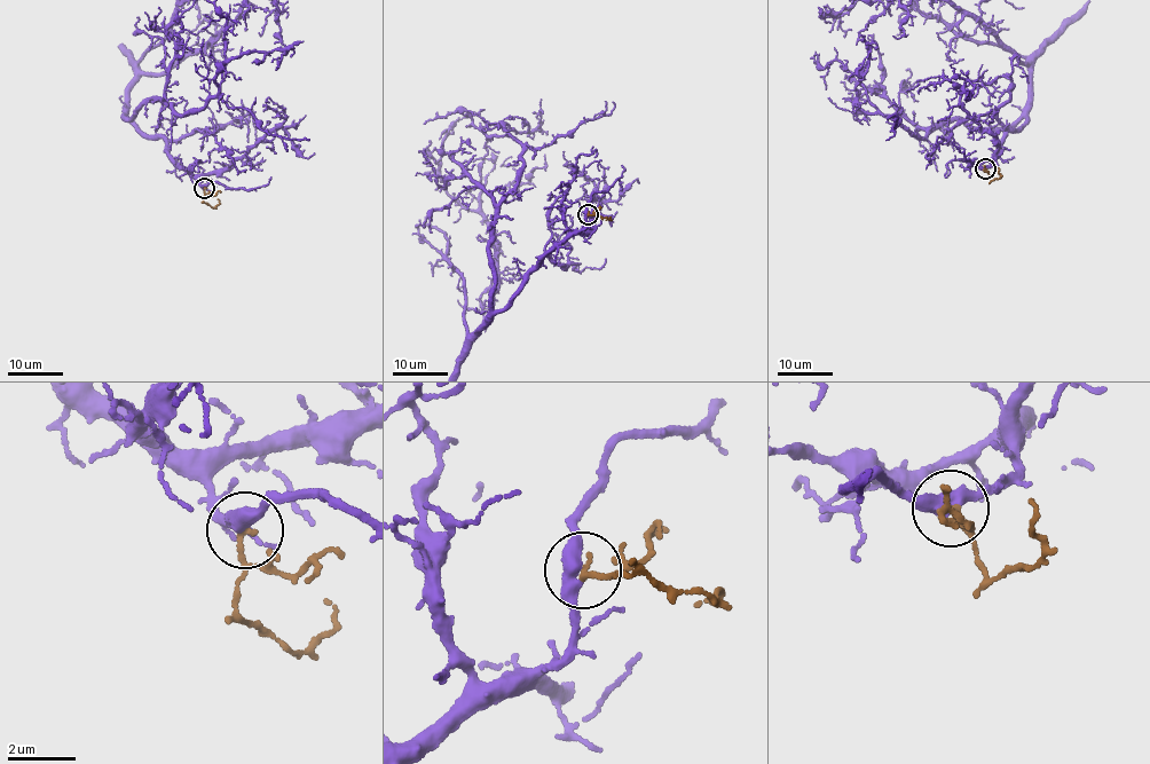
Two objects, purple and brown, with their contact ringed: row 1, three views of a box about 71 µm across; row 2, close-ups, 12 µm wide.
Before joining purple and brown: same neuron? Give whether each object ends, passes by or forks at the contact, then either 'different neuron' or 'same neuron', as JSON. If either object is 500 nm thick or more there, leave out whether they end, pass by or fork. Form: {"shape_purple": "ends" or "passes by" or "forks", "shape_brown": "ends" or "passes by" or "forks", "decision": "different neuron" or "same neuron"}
{"shape_purple": "passes by", "shape_brown": "passes by", "decision": "same neuron"}

